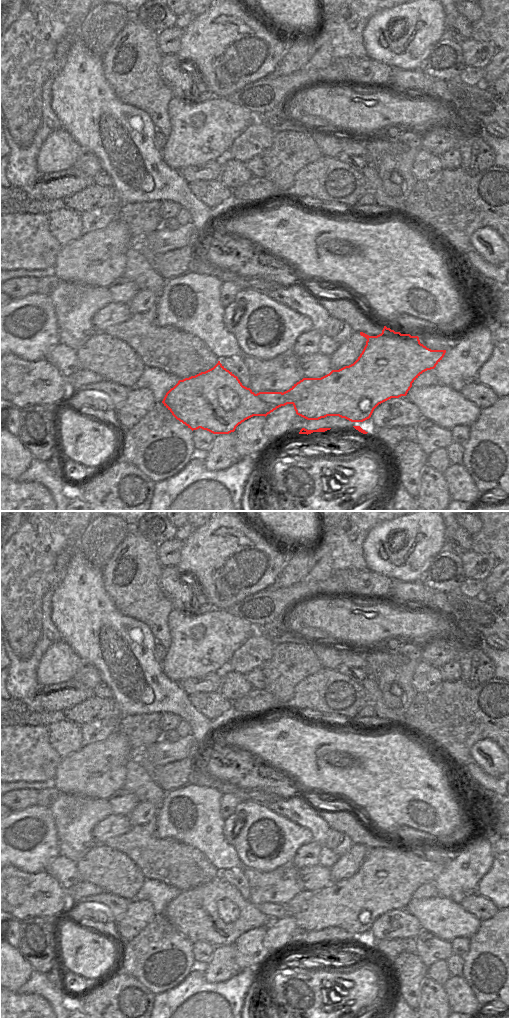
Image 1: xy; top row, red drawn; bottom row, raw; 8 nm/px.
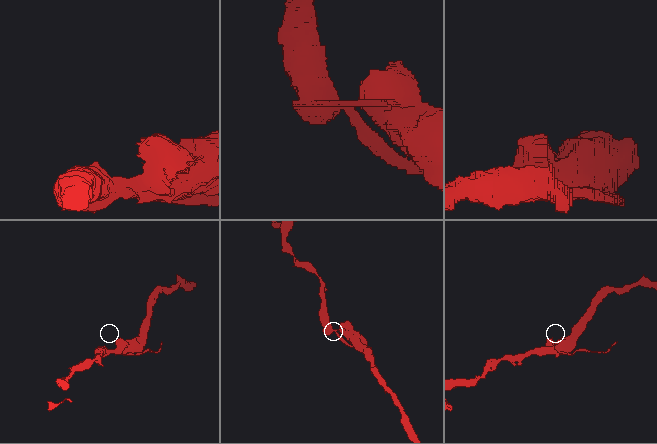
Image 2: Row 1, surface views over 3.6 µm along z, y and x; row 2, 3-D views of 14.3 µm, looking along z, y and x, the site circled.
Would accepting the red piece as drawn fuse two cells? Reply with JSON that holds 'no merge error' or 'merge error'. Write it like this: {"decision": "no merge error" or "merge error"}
{"decision": "merge error"}

